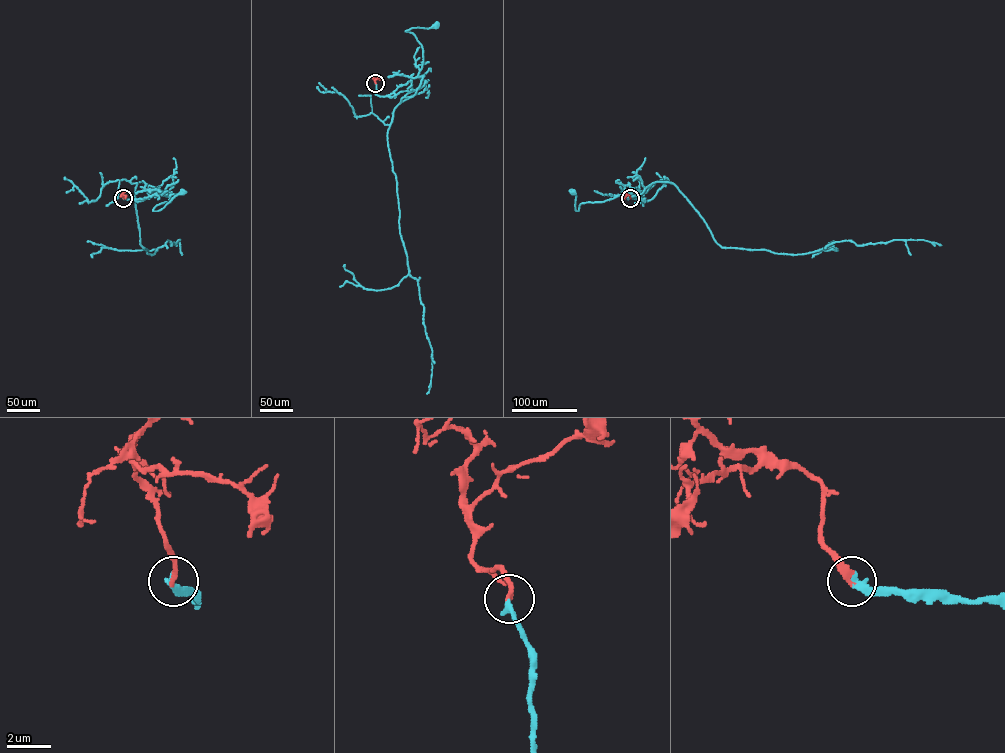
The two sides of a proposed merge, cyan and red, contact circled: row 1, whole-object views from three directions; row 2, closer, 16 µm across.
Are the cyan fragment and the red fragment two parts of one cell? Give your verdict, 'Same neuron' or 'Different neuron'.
Same neuron

